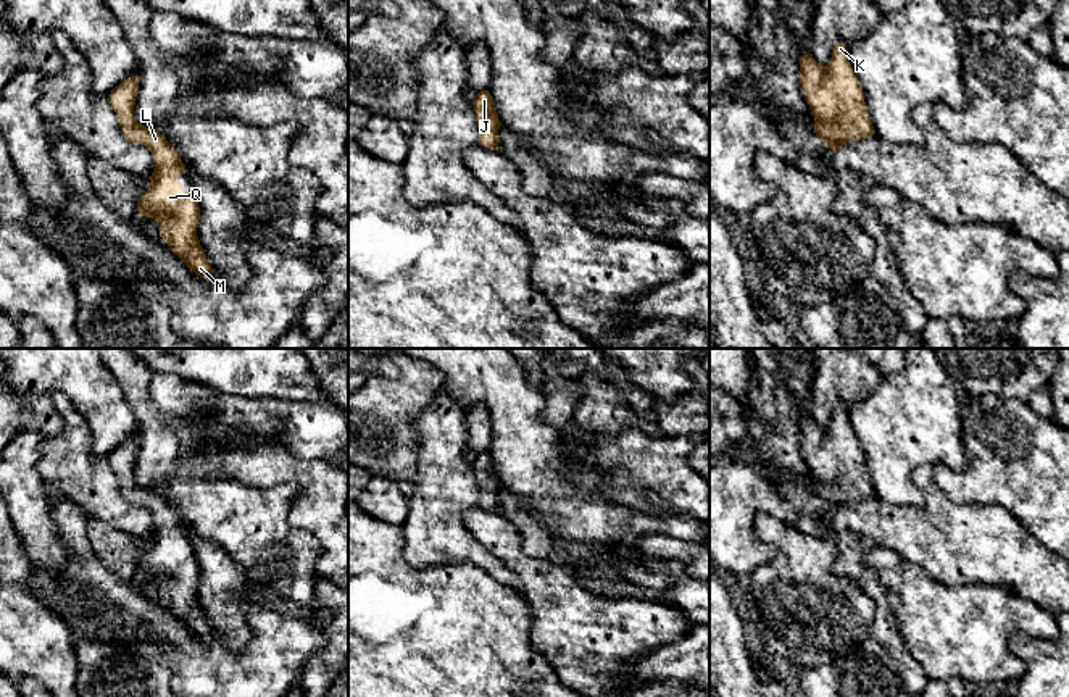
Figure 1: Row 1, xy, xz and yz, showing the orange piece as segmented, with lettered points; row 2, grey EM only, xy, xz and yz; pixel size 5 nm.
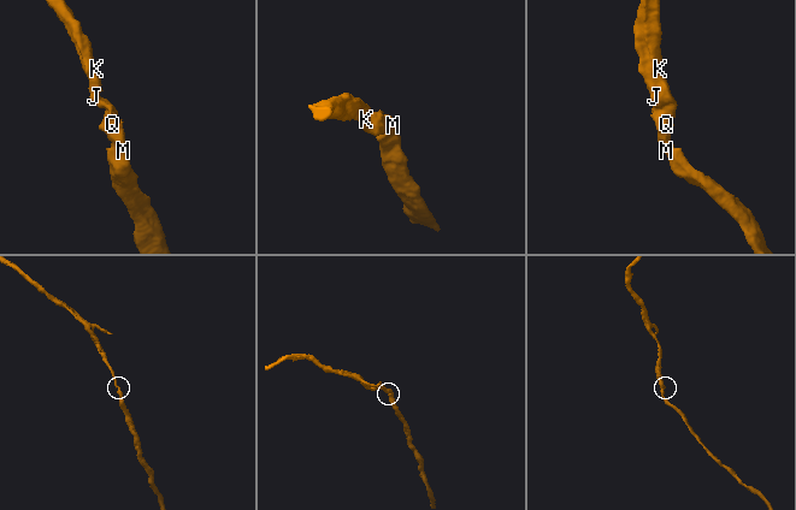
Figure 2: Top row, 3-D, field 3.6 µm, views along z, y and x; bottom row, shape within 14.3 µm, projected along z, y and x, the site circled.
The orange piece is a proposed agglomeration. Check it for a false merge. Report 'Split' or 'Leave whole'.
Leave whole

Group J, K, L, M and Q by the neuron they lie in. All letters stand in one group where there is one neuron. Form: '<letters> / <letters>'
J K L M Q

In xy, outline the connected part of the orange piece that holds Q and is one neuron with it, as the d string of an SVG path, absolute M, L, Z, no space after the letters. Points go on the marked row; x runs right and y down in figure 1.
M139 76L127 77L111 90L110 103L129 142L145 145L153 155L153 173L148 190L137 200L140 216L152 218L160 237L197 276L210 279L213 268L200 245L197 227L200 219L198 200L182 189L177 177L185 173L176 148L163 134L134 119Z

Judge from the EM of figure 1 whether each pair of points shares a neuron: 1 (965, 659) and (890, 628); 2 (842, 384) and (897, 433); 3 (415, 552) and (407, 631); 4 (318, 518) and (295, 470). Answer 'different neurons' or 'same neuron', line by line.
1: different neurons
2: different neurons
3: different neurons
4: same neuron

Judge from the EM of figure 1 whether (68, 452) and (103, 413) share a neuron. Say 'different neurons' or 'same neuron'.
different neurons

